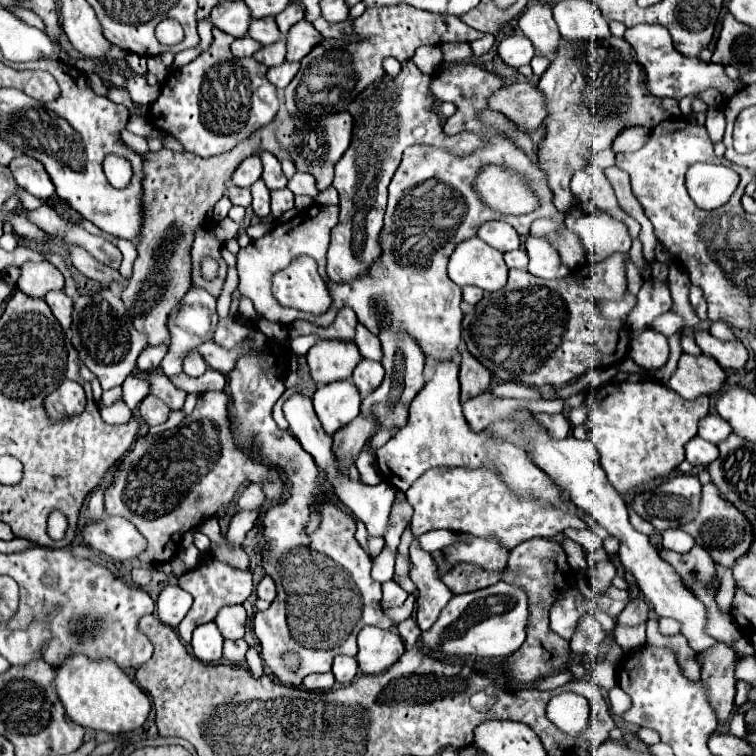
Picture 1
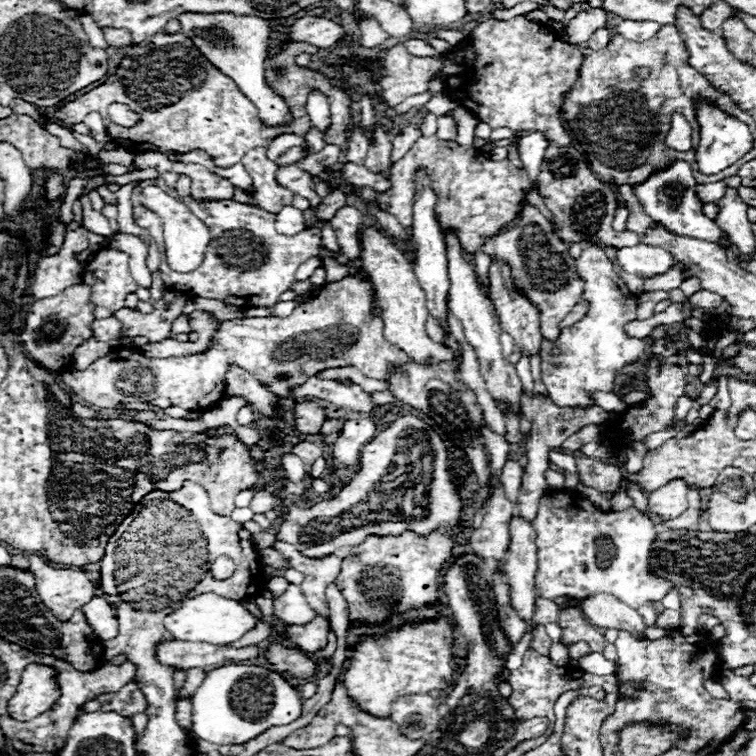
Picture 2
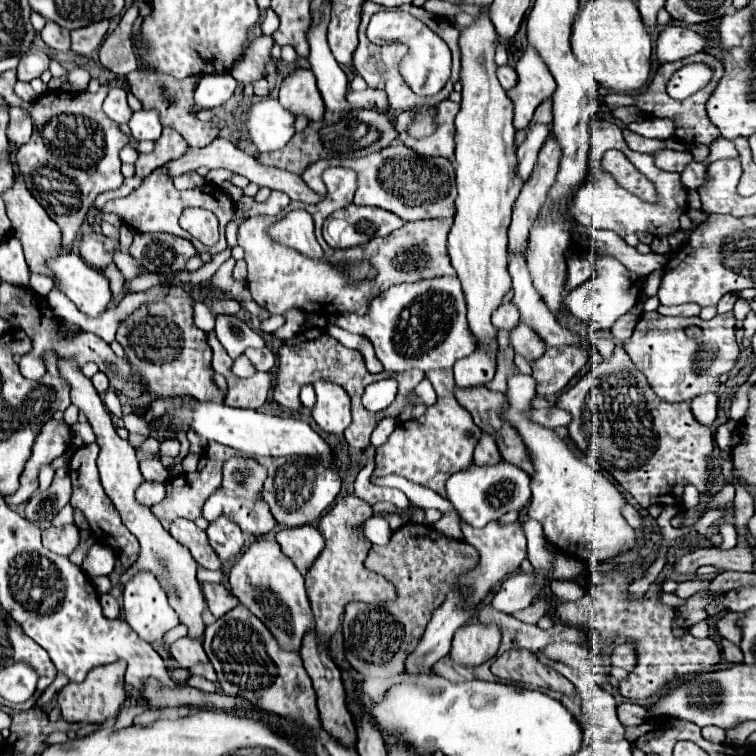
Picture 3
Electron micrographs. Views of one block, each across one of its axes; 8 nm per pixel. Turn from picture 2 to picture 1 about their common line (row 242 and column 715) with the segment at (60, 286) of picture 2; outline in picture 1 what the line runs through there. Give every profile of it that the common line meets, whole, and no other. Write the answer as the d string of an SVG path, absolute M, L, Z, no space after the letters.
M638 24L627 28L624 39L630 43L636 53L636 60L646 70L646 86L654 96L668 96L680 100L685 96L694 95L706 88L716 88L724 98L736 94L742 88L740 82L730 80L724 74L724 68L714 62L702 62L700 58L686 58L672 46L672 38L668 30L660 24Z

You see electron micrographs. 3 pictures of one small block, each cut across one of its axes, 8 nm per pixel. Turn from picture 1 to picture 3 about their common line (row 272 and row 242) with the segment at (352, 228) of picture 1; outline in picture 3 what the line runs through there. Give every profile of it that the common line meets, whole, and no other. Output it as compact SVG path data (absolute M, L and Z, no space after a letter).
M350 204L340 212L334 212L324 222L324 240L332 248L352 248L370 242L380 236L404 226L396 214L380 210L376 206L356 206Z

